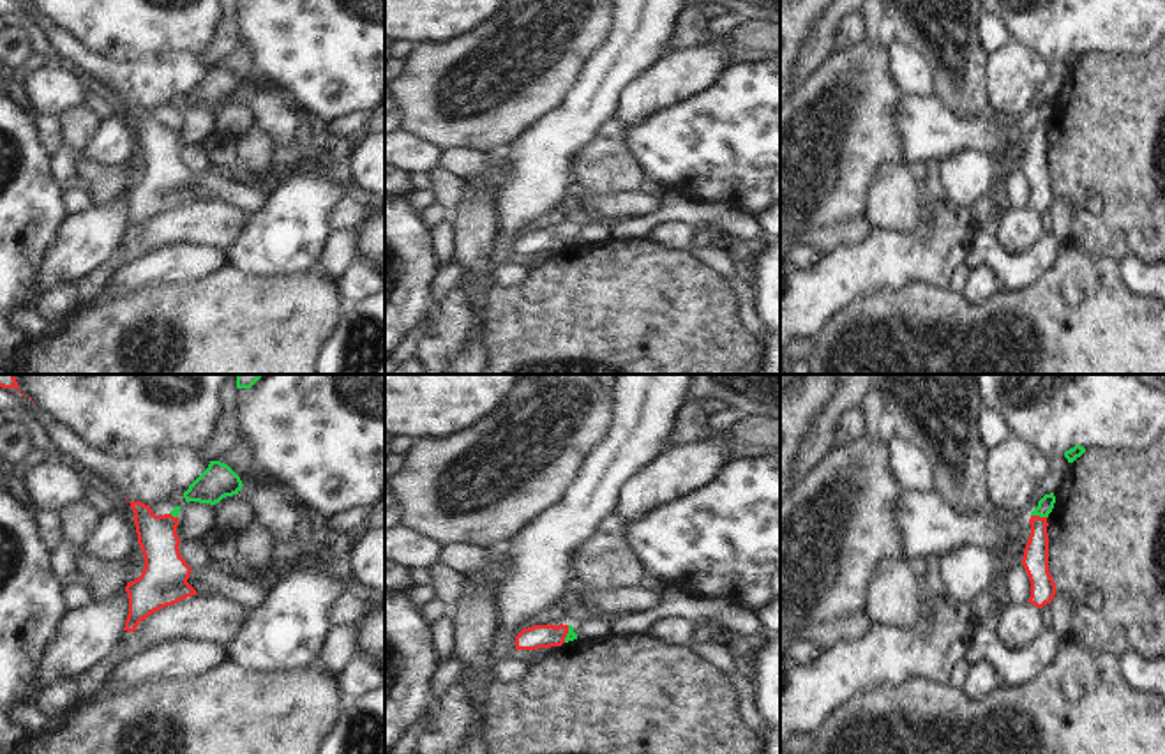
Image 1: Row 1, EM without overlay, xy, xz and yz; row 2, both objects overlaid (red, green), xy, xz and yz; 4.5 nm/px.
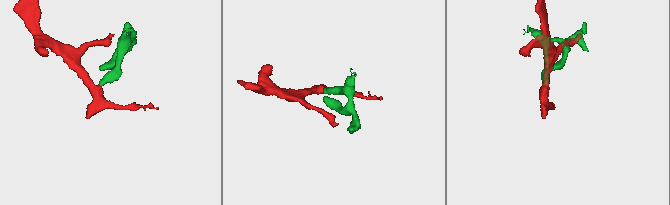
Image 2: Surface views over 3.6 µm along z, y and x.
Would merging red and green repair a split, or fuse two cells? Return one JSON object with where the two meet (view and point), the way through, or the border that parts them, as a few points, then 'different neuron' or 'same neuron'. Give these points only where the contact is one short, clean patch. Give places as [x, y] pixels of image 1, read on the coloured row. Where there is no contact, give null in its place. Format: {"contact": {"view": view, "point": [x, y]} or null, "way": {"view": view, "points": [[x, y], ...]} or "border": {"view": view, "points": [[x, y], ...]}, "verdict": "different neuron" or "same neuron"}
{"contact": {"view": "yz", "point": [1038, 516]}, "border": {"view": "yz", "points": [[1031, 514], [1045, 518]]}, "verdict": "different neuron"}

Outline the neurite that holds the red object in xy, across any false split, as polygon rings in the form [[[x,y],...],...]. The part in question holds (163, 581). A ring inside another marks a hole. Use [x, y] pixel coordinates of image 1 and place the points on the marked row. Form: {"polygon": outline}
{"polygon": [[[141,501],[129,503],[134,512],[138,544],[145,558],[141,576],[125,586],[129,615],[124,630],[134,632],[152,613],[198,593],[187,583],[191,567],[180,556],[178,517],[171,514],[155,516]]]}

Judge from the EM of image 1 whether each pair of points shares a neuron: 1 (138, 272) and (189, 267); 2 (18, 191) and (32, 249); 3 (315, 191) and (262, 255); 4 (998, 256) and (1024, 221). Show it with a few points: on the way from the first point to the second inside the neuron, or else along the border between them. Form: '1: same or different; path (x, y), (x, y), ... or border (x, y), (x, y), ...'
1: same; path (150, 269), (177, 267)
2: same; path (18, 205), (18, 223), (27, 235)
3: same; path (299, 207), (292, 225), (278, 239)
4: different; border (996, 232), (1015, 251), (1028, 248), (1044, 232)

